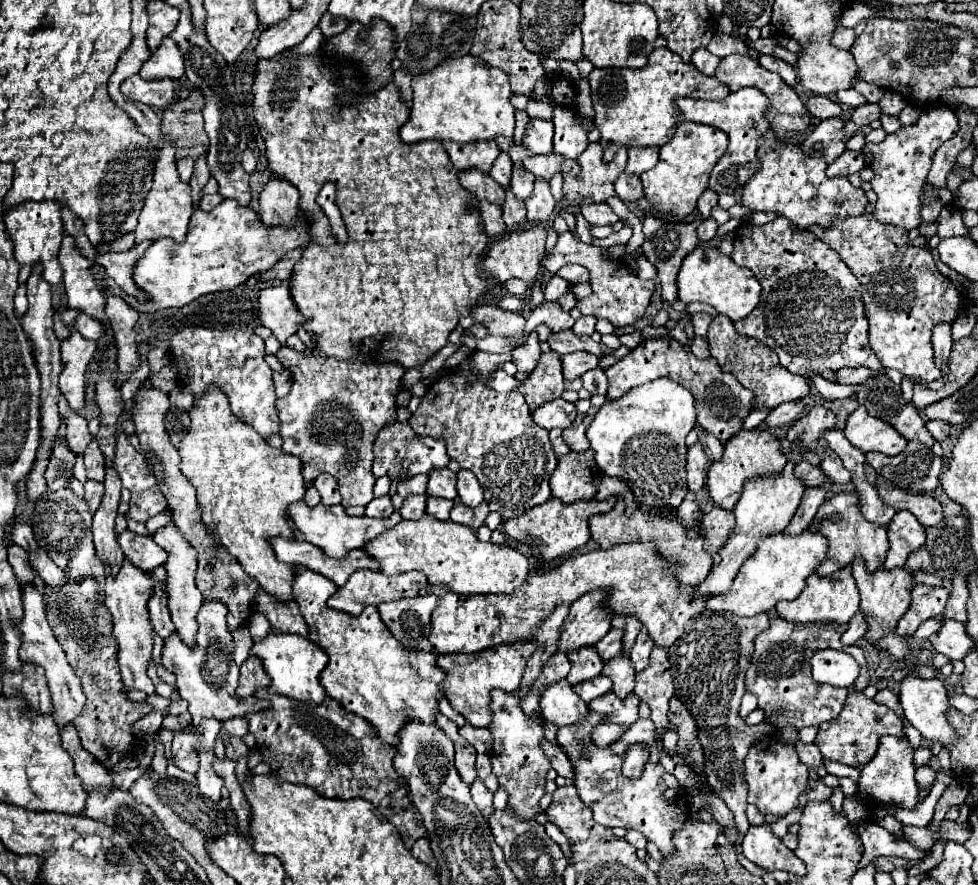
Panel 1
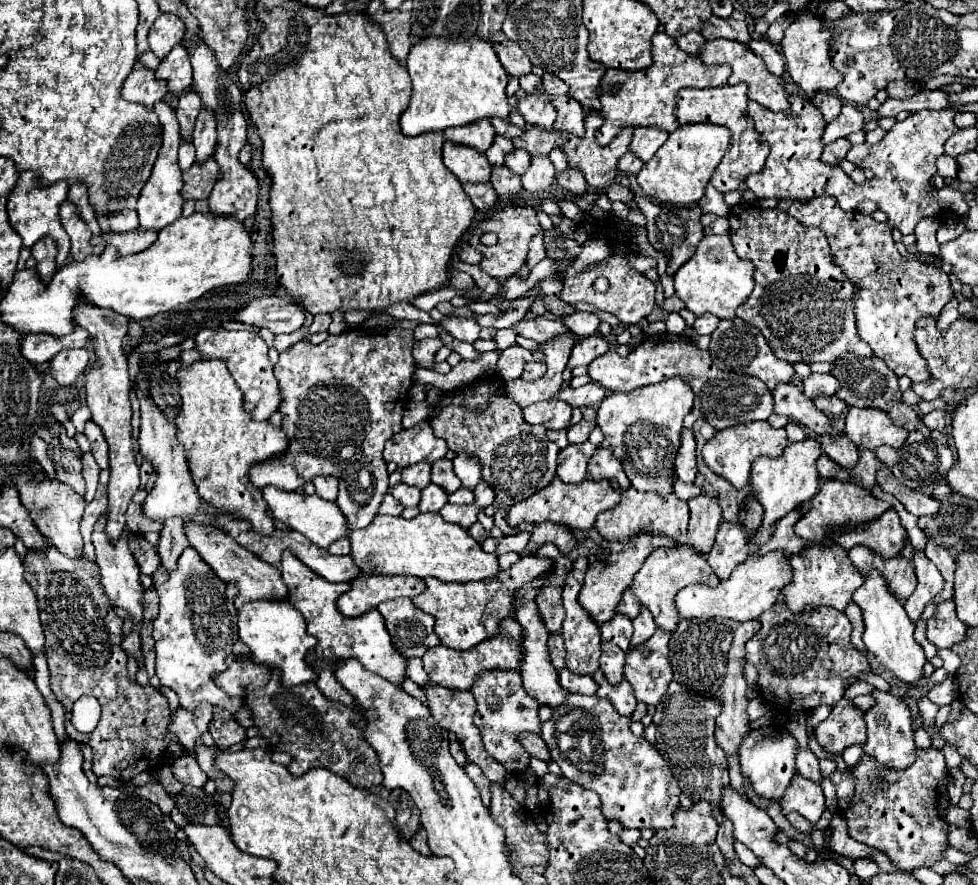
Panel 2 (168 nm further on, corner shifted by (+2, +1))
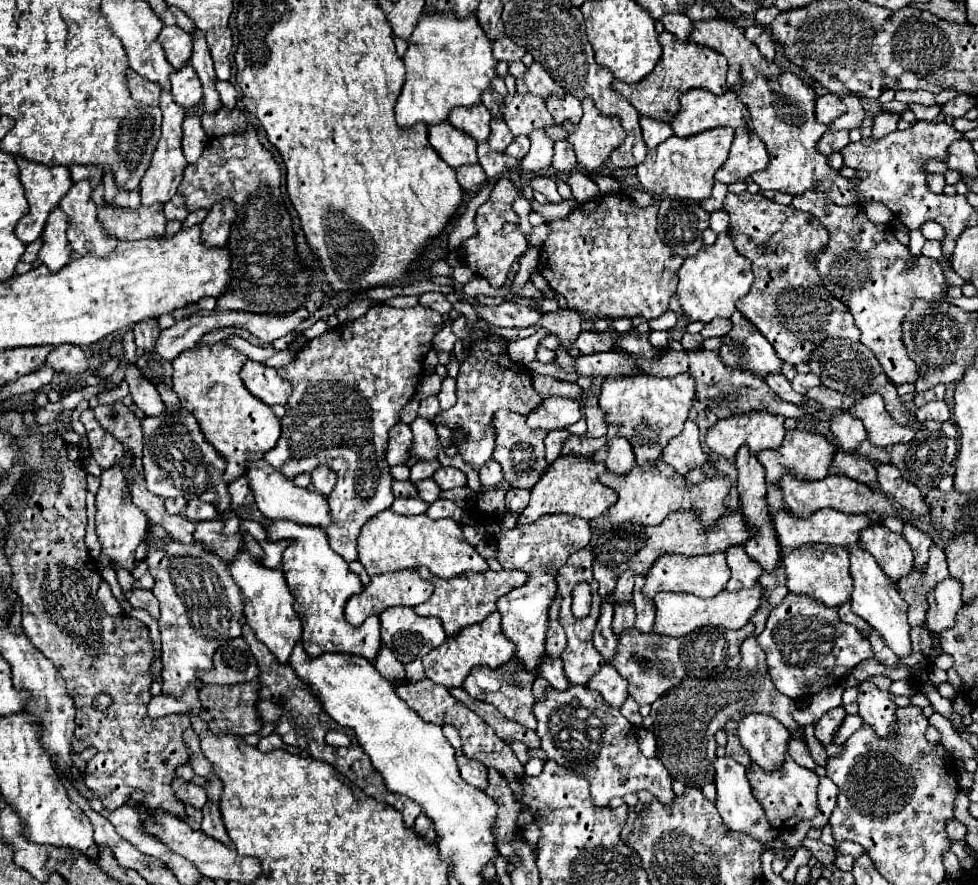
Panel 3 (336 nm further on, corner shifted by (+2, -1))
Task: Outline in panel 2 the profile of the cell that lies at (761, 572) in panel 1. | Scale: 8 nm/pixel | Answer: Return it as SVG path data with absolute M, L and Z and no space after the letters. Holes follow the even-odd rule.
M772 551L764 557L752 555L740 567L736 567L726 581L720 581L716 587L688 585L676 595L674 603L680 613L680 619L726 617L732 621L750 621L758 619L764 611L768 611L776 603L778 593L790 579L792 579L792 567L782 551Z

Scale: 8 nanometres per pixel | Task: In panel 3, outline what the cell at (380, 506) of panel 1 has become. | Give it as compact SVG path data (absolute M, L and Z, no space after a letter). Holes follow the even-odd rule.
M416 497L416 499L394 499L390 509L396 511L398 515L420 515L428 509L428 505L420 497Z

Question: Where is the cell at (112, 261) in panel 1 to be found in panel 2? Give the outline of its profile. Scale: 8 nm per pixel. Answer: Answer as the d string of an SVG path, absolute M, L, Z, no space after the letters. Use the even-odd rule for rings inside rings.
M132 229L132 231L124 231L124 233L118 233L118 231L106 231L106 233L100 233L100 241L108 241L110 245L118 247L118 251L122 255L132 255L132 253L138 253L138 251L144 251L148 249L158 237L158 231L150 231L150 229Z

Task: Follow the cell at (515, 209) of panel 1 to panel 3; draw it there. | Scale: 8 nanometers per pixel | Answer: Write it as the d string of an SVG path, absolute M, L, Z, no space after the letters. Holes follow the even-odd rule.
M488 143L478 145L478 161L480 161L480 165L482 165L482 169L490 181L496 181L504 175L510 175L520 165L516 159L508 159L508 155L492 151L488 147Z

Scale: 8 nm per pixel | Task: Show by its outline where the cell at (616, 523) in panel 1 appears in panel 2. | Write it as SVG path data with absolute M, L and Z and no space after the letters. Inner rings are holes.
M632 485L628 489L624 489L622 493L622 501L610 509L610 511L602 511L596 519L596 529L600 531L600 535L608 541L628 541L640 533L650 533L663 537L670 537L677 543L690 545L694 547L698 553L708 553L714 545L714 537L716 537L716 529L722 523L722 509L718 505L716 497L710 497L706 493L702 493L700 497L696 497L696 505L704 507L704 521L694 521L692 523L692 515L688 509L688 503L678 499L674 493L668 493L666 497L656 495L656 491L636 491Z

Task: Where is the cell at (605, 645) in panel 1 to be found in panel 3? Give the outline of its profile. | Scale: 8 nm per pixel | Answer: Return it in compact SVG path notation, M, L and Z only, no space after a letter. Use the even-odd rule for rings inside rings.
M616 605L614 607L614 621L612 621L612 631L616 633L616 637L620 637L622 633L630 631L634 627L634 611L632 605Z

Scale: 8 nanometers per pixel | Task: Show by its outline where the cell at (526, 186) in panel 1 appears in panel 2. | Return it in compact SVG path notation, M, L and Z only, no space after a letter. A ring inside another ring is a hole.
M514 149L512 153L508 153L508 157L504 157L504 165L510 167L514 173L522 175L530 165L530 155L524 153L524 149Z

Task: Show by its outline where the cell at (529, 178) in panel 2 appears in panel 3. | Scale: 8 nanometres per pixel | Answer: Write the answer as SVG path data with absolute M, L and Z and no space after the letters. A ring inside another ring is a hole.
M536 131L536 135L530 135L530 141L532 141L532 147L528 155L520 161L520 169L526 173L532 173L532 171L540 171L542 167L550 167L554 143L548 139L548 135L544 135L544 131Z

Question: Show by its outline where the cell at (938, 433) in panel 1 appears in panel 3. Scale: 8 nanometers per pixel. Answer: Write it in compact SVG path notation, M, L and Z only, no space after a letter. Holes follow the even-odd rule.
M932 401L932 403L926 403L924 407L920 407L916 411L916 419L918 421L938 421L938 423L946 423L950 419L950 411L946 407L944 401Z

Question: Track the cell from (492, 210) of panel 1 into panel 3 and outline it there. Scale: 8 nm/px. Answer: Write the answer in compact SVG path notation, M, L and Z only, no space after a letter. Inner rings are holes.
M472 165L472 167L458 167L456 169L458 173L458 183L464 191L470 191L470 193L478 193L484 185L486 185L486 179L484 179L484 171L480 171L480 165Z

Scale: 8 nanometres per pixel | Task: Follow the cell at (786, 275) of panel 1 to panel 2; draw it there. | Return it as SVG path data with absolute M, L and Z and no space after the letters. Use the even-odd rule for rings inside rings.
M738 203L728 213L730 221L730 239L734 243L736 253L742 259L750 259L756 267L754 271L754 291L748 301L736 309L738 317L746 323L758 327L766 337L770 349L778 359L786 359L788 363L814 363L814 361L836 361L844 353L856 353L860 357L872 357L872 349L864 343L856 331L854 311L852 311L852 295L854 285L848 277L832 263L832 253L828 239L822 229L800 225L794 217L780 209L762 209L748 203Z

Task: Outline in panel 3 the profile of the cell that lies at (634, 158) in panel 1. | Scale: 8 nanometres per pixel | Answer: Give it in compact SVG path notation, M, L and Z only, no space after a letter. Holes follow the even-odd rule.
M640 117L640 127L642 127L642 137L644 137L644 143L648 149L654 149L658 143L662 143L674 135L674 131L668 123L660 123L660 121L648 119L648 117Z

